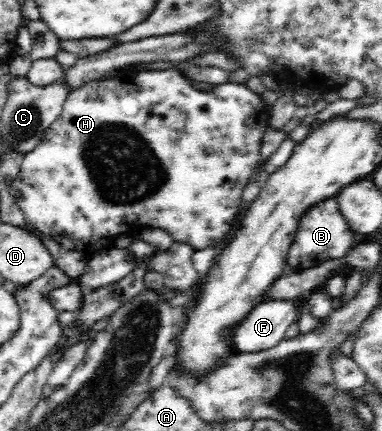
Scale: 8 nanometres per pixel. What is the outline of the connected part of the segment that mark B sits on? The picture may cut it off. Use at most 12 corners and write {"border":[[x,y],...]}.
{"border":[[334,197],[307,209],[288,248],[291,274],[343,258],[358,241]]}

